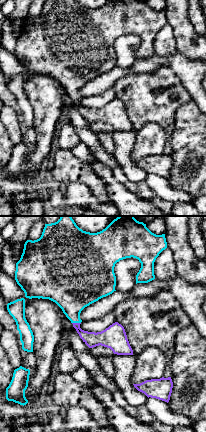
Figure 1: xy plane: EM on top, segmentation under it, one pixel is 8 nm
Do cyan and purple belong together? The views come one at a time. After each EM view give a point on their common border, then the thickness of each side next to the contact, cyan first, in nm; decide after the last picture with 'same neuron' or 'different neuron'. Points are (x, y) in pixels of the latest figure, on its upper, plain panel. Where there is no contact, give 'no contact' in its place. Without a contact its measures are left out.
(76, 98) | 320/120 nm

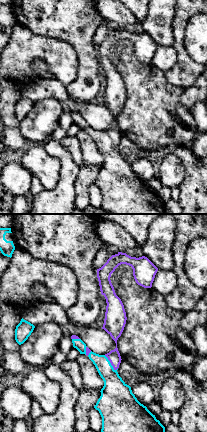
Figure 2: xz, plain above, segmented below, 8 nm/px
(110, 139) | 220/100 nm

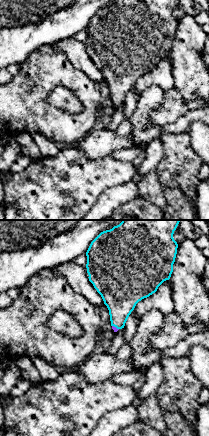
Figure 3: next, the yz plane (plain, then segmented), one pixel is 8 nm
(115, 102) | 280/40 nm

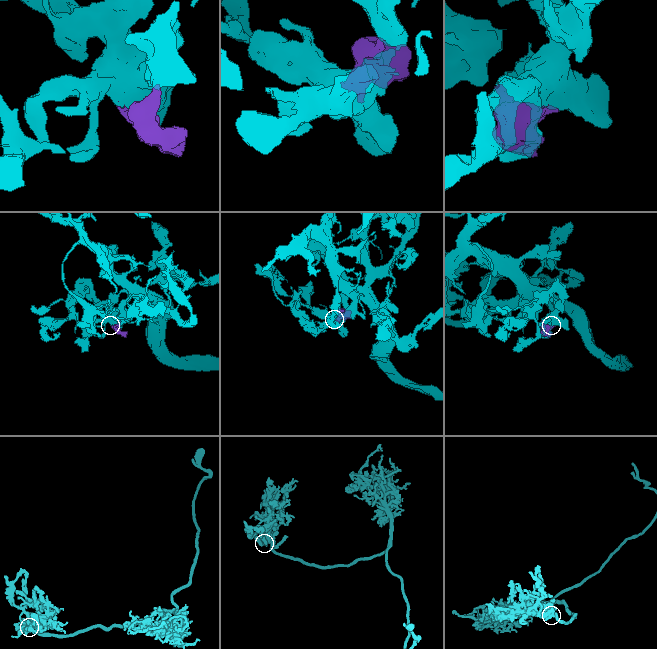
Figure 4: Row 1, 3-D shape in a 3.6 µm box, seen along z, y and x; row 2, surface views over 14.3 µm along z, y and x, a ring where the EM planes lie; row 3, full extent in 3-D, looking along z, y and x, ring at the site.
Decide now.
same neuron

